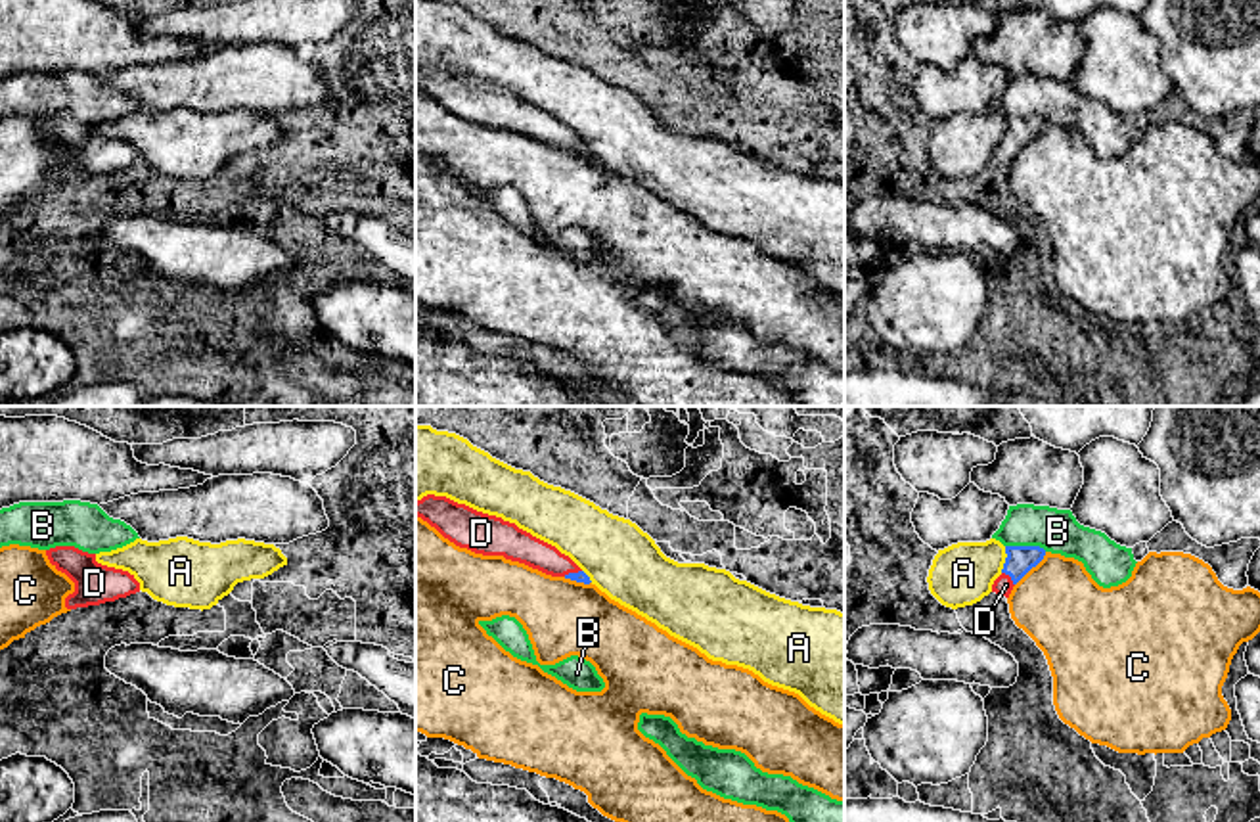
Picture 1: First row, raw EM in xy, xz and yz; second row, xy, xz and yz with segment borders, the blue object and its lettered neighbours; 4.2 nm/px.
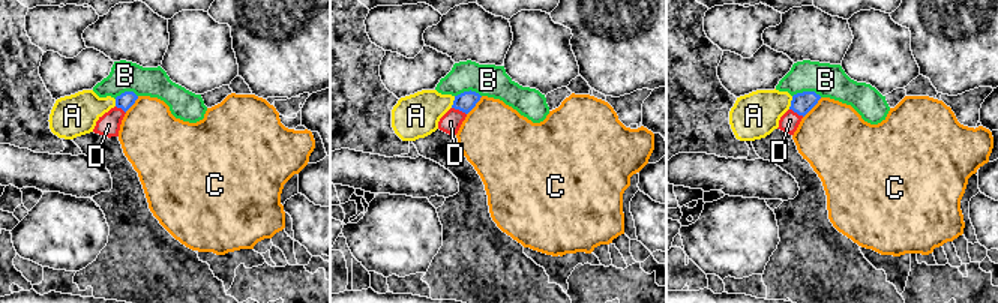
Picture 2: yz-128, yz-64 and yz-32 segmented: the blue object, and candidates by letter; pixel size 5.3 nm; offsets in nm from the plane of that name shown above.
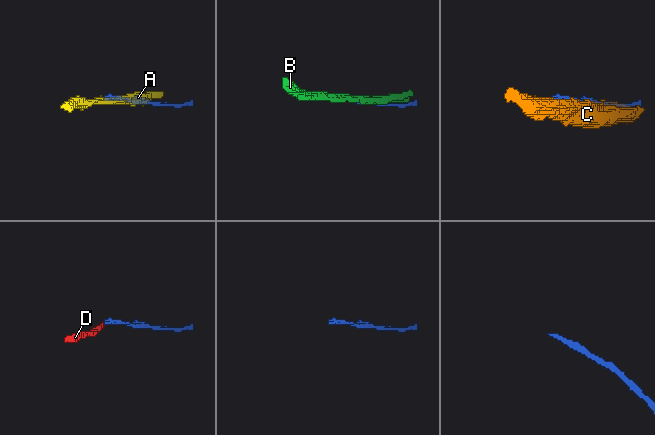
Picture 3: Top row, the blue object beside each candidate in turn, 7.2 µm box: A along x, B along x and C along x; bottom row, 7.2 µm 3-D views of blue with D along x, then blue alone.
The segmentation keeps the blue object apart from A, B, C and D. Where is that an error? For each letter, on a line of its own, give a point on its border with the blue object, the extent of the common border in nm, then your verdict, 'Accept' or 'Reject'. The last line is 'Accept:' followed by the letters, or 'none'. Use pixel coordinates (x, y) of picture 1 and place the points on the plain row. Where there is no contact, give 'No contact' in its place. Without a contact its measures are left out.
A: Touches blue at yz (1006, 131). Shared border 110 nm. Reject
B: Touches blue at yz (1027, 117). Shared border 180 nm. Reject
C: Touches blue at yz (1031, 138). Shared border 190 nm. Reject
D: Touches blue at yz (1010, 146). Shared border 80 nm. Accept
Accept: D

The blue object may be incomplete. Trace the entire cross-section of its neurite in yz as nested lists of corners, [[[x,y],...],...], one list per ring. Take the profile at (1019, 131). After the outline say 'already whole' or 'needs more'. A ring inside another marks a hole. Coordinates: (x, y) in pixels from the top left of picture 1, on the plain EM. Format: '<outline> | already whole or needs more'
[[[1005,117],[1005,125],[1001,146],[994,151],[992,163],[1009,169],[1013,157],[1044,130],[1046,121],[1040,117]]] | needs more

